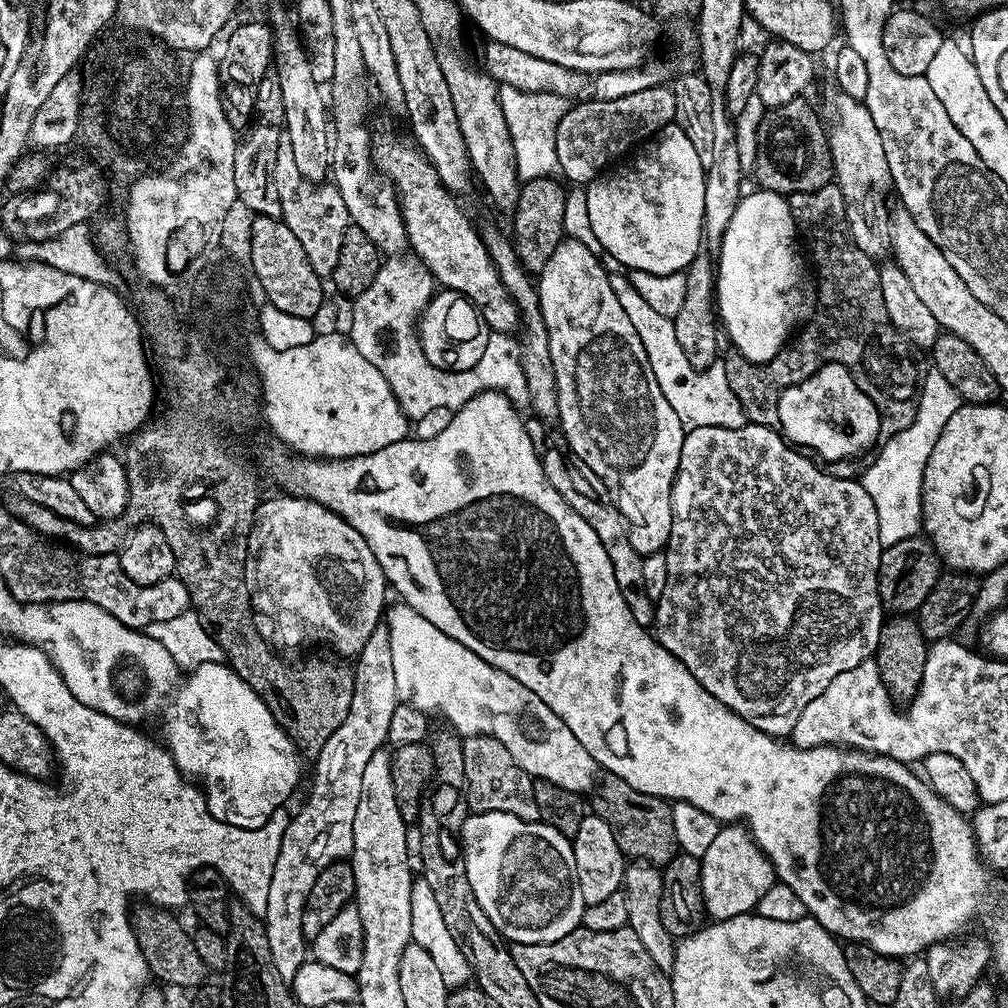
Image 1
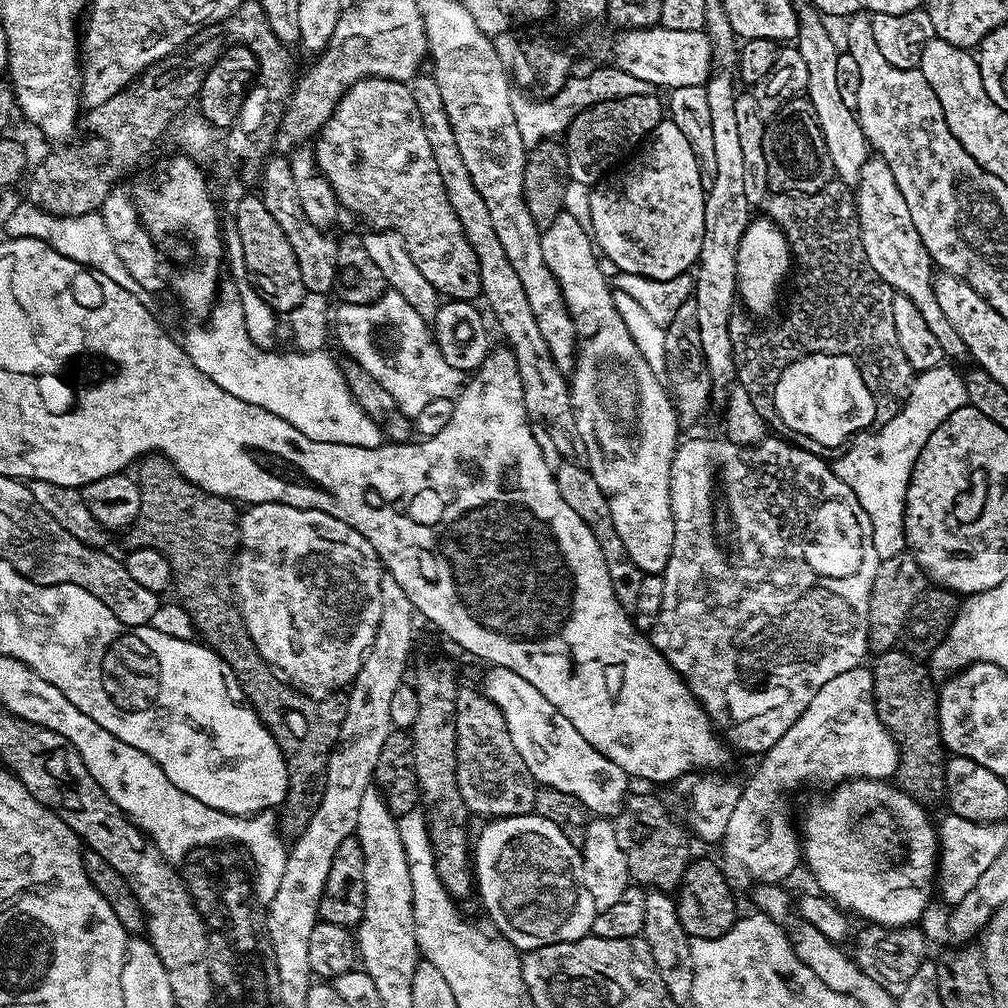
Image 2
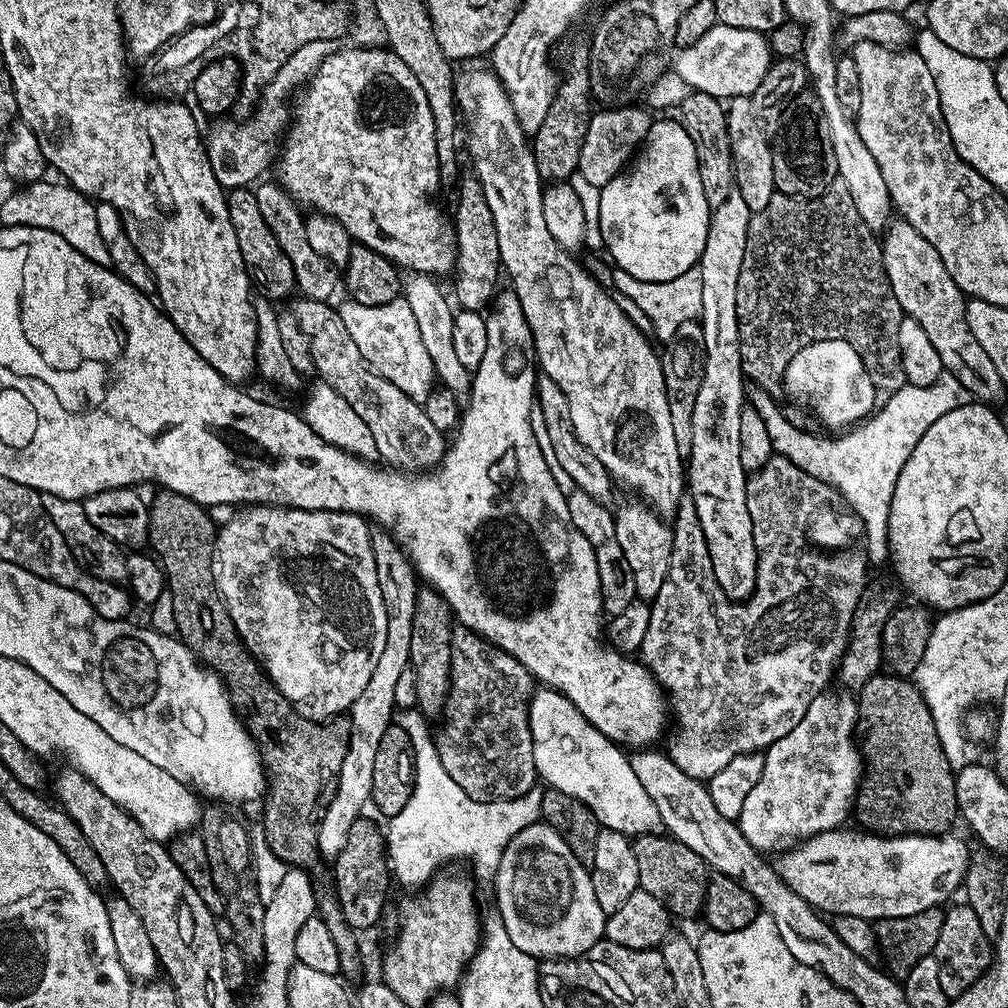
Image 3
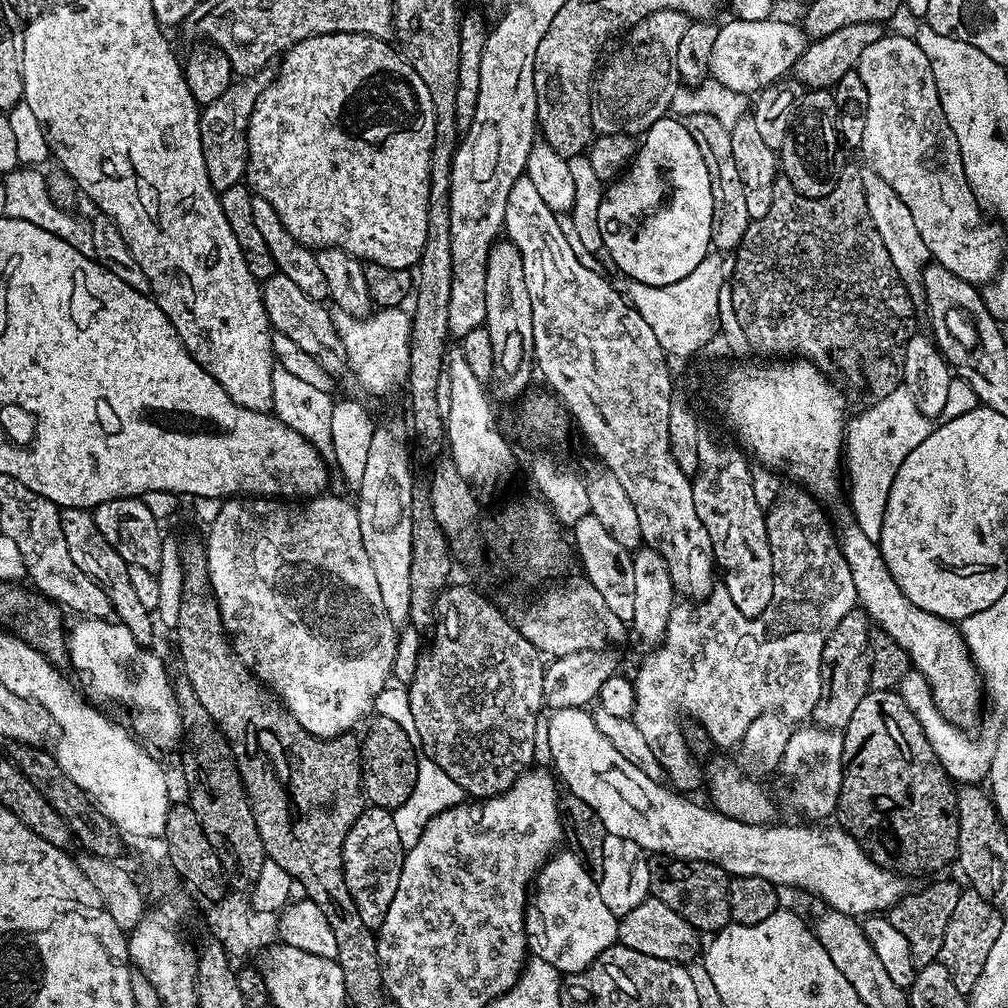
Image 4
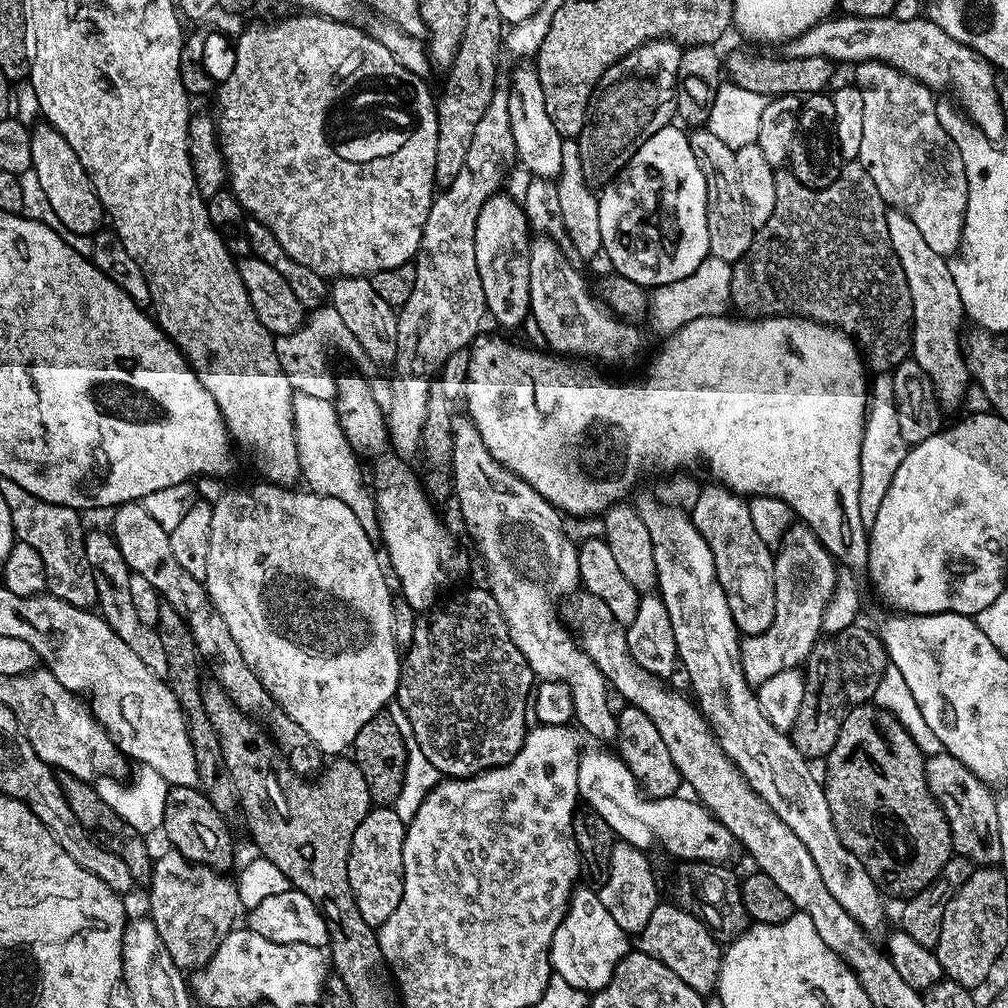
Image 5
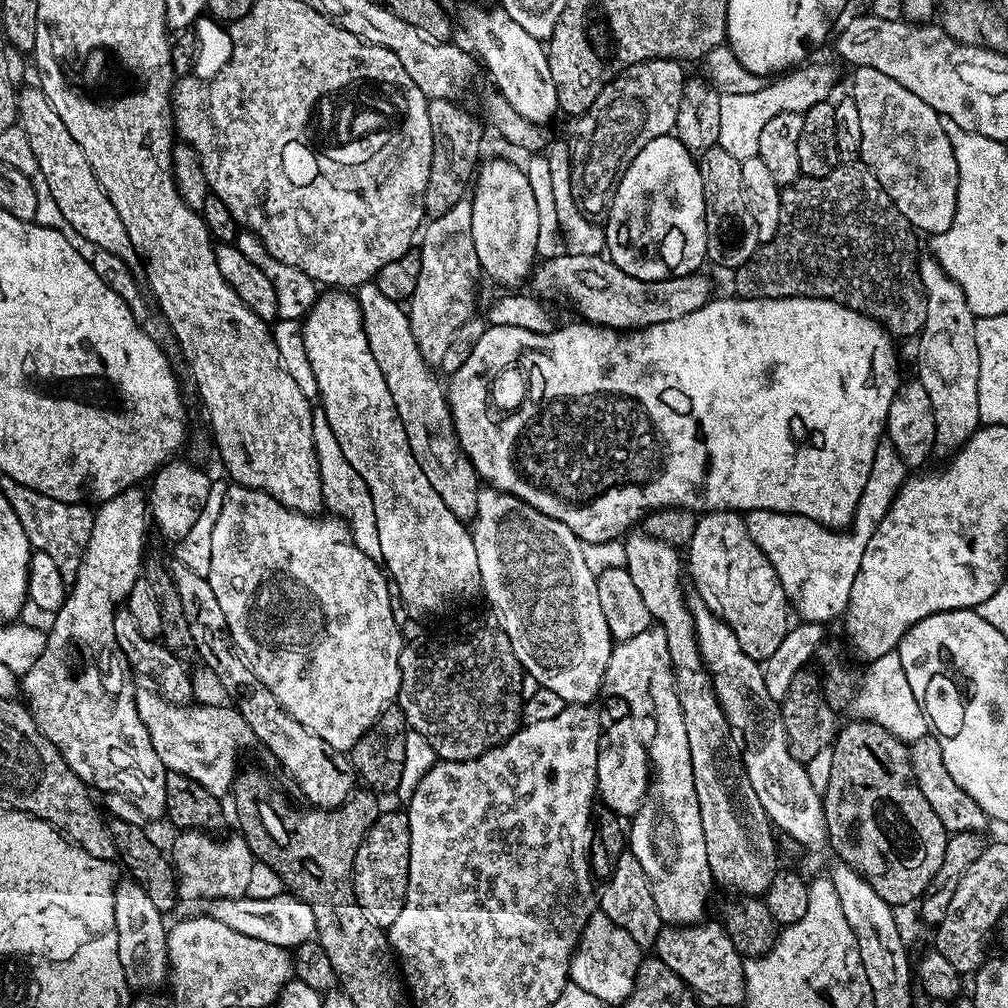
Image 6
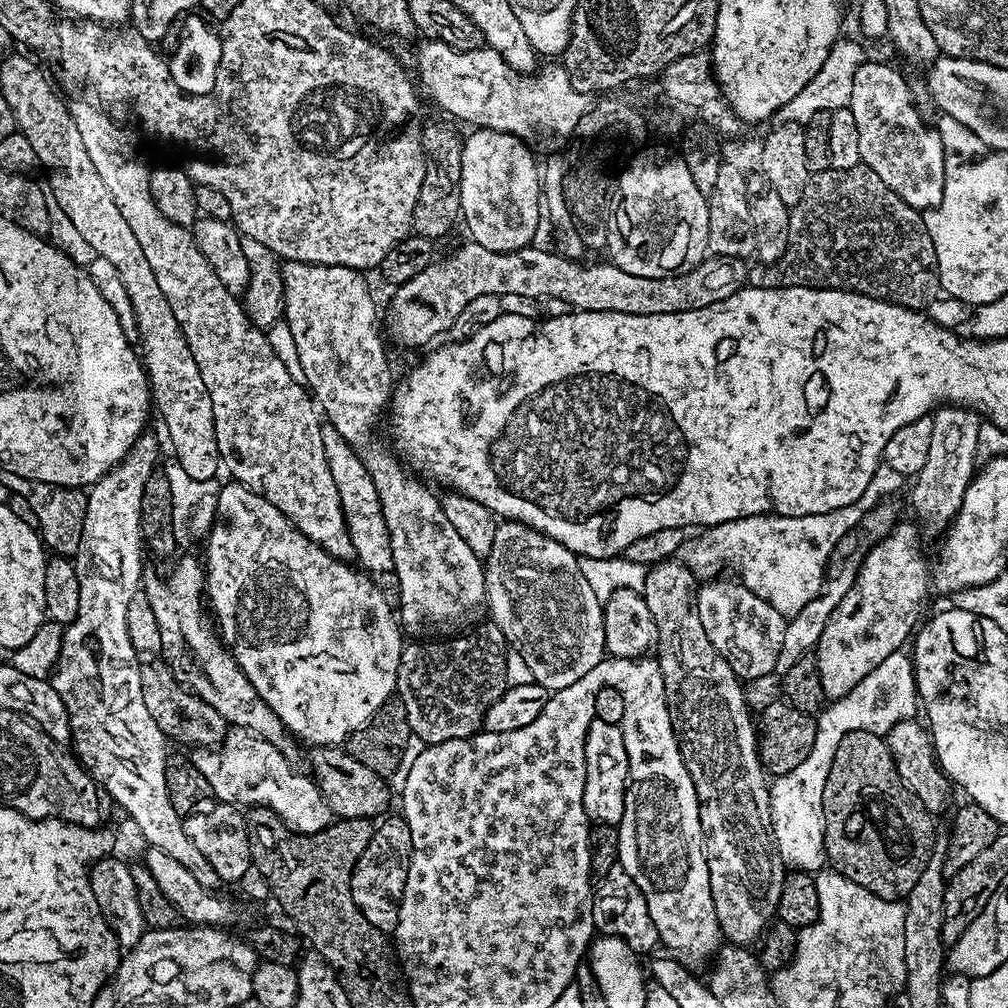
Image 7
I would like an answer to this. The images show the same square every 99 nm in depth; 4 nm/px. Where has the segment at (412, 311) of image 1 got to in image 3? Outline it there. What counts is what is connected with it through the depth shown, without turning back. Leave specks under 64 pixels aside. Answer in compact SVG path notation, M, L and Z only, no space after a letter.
M402 298L386 302L386 306L344 302L344 305L339 305L338 311L368 367L394 383L410 398L424 402L433 392L437 376L435 367L426 363L422 334L418 334L418 322L414 322L414 314L408 303Z

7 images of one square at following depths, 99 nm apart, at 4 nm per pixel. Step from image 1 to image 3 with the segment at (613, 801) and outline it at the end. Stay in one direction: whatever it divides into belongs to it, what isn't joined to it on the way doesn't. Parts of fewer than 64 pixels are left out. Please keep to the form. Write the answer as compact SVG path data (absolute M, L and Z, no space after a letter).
M667 834L635 837L632 849L634 858L638 858L639 888L646 890L646 894L654 894L673 917L699 917L703 913L710 869L698 854L694 854L694 850L682 846Z

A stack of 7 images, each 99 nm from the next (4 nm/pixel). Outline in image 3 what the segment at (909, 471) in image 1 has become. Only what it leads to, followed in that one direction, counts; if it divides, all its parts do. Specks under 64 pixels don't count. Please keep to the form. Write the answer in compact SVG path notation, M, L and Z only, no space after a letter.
M947 374L938 377L930 386L906 383L898 394L879 405L863 422L839 434L828 434L832 436L815 436L791 424L787 414L780 409L781 401L758 384L747 385L746 400L758 410L758 414L762 414L762 422L766 422L771 451L777 456L787 456L794 466L806 470L806 474L836 488L852 512L858 514L864 527L864 544L877 544L880 550L884 550L888 547L890 502L894 498L898 474L902 474L902 466L906 466L906 458L914 454L914 446L922 442L922 434L926 434L942 414L958 410L958 406L969 403L970 397L966 386Z

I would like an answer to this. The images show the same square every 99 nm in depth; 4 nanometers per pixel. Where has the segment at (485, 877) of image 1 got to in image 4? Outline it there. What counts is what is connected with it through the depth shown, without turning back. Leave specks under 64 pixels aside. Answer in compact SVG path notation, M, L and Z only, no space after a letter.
M571 850L563 851L557 851L534 877L534 899L529 903L524 913L524 933L528 935L528 951L533 957L539 958L542 962L550 962L550 966L554 966L562 974L575 974L587 970L610 945L617 943L618 917L610 910L610 906L606 906L606 902L602 902L602 894L600 893L597 877L588 871L584 861Z

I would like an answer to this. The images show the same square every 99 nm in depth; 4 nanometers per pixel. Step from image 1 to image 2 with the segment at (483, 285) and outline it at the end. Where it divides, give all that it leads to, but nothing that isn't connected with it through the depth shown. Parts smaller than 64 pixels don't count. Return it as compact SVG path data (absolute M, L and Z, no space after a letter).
M370 76L356 81L340 97L331 118L320 129L314 151L320 173L330 182L341 209L348 211L349 208L354 215L365 216L373 229L403 236L410 258L414 258L414 266L422 270L426 282L430 282L441 297L472 302L477 299L475 296L481 295L478 257L474 254L474 246L466 240L462 222L458 222L450 206L450 198L446 198L446 186L442 186L438 162L434 162L434 153L430 151L418 102L414 102L412 89L405 81L386 76Z

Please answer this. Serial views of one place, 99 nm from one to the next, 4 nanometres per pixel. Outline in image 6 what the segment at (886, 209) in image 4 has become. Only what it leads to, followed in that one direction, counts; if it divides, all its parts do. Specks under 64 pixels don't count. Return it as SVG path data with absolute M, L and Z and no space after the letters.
M931 254L921 255L920 281L924 287L926 322L918 333L920 349L916 352L918 379L926 386L930 410L934 410L934 452L937 457L951 458L960 451L977 428L978 418L978 351L974 342L977 316L970 310L962 290L949 278Z

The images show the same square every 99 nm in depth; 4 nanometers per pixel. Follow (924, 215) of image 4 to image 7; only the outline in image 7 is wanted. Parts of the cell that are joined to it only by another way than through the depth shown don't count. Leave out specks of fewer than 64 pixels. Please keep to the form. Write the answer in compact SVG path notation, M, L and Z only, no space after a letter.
M865 62L858 66L852 83L852 99L850 107L854 114L854 123L858 126L858 150L860 163L874 170L882 182L902 202L906 202L917 210L936 208L942 202L944 189L944 147L939 131L935 127L928 128L926 121L920 117L912 94L903 78L888 64L871 64Z

